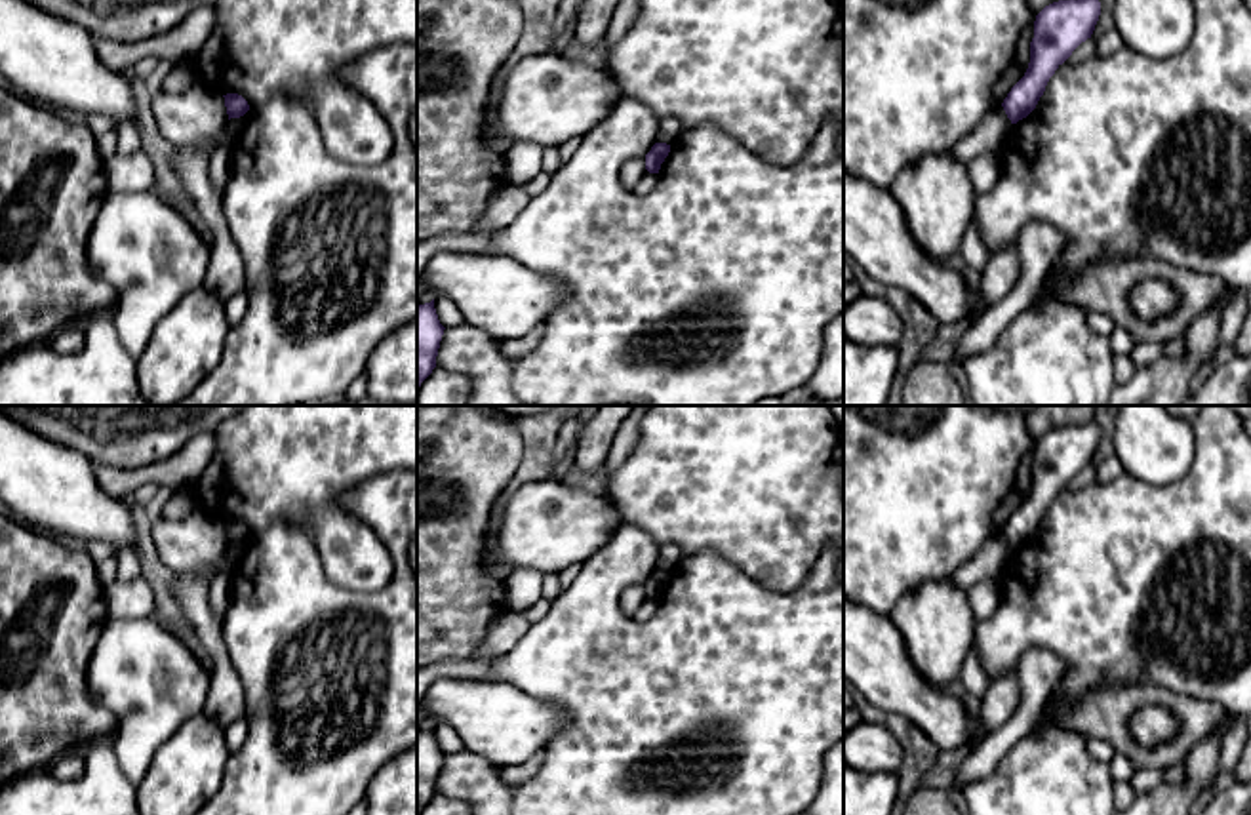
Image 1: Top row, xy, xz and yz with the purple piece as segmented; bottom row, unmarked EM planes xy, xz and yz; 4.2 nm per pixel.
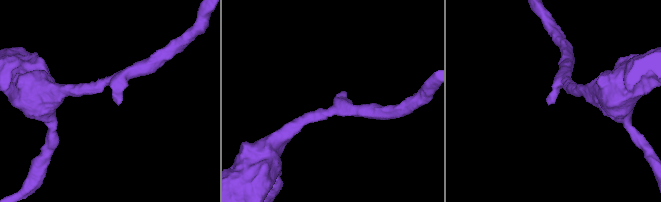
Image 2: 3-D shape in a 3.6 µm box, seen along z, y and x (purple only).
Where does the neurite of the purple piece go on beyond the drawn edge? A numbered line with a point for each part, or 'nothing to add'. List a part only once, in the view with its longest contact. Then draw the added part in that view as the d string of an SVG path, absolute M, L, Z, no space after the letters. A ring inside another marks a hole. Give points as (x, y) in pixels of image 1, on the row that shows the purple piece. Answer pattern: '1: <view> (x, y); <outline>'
nothing to add

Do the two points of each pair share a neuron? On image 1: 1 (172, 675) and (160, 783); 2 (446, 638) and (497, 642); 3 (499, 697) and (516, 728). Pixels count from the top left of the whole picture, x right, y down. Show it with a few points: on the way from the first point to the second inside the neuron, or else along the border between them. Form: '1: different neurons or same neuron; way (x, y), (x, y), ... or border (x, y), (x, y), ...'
1: different neurons; border (197, 715), (155, 755), (139, 783)
2: same neuron; way (459, 638), (484, 638)
3: same neuron; way (499, 705), (499, 711), (509, 720)

